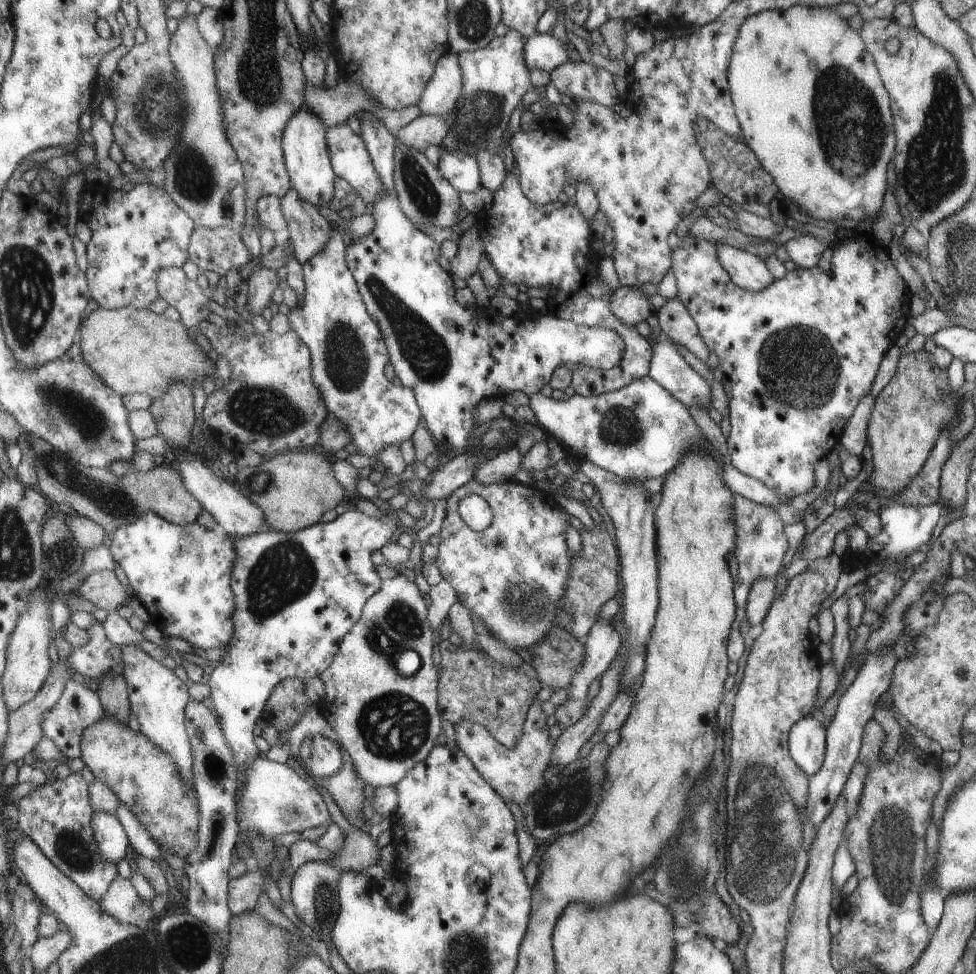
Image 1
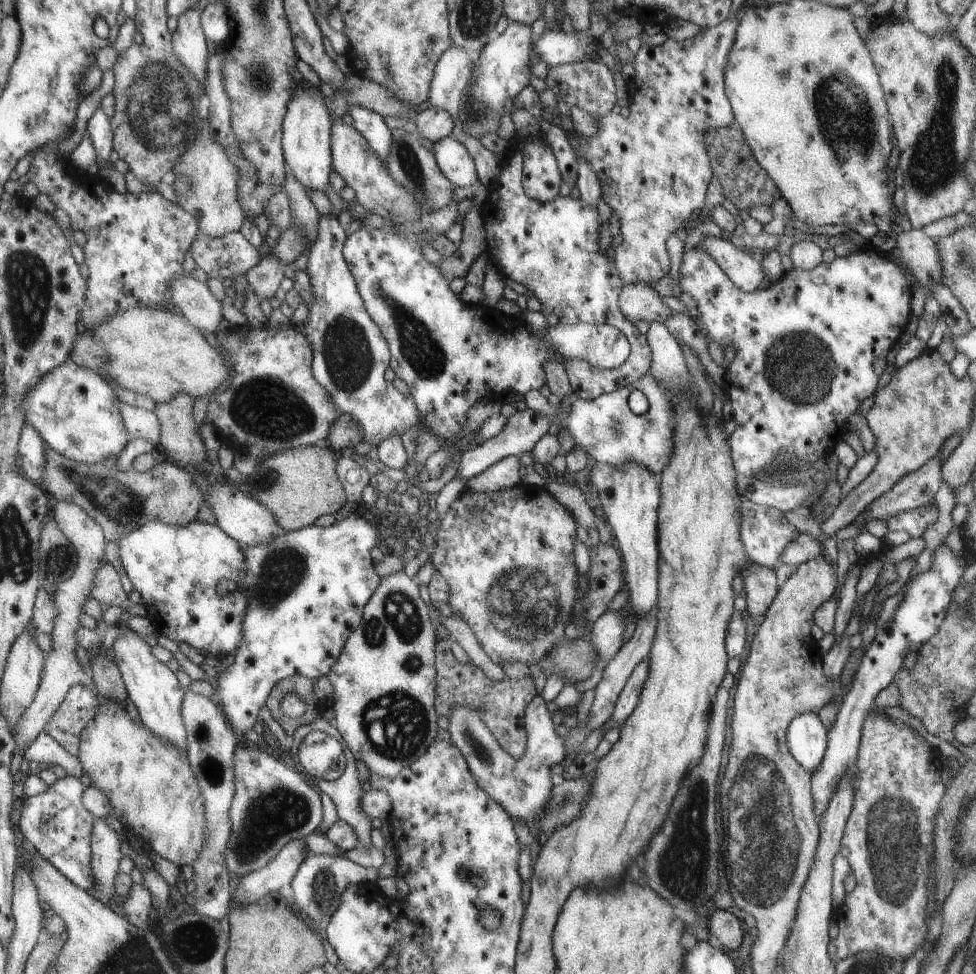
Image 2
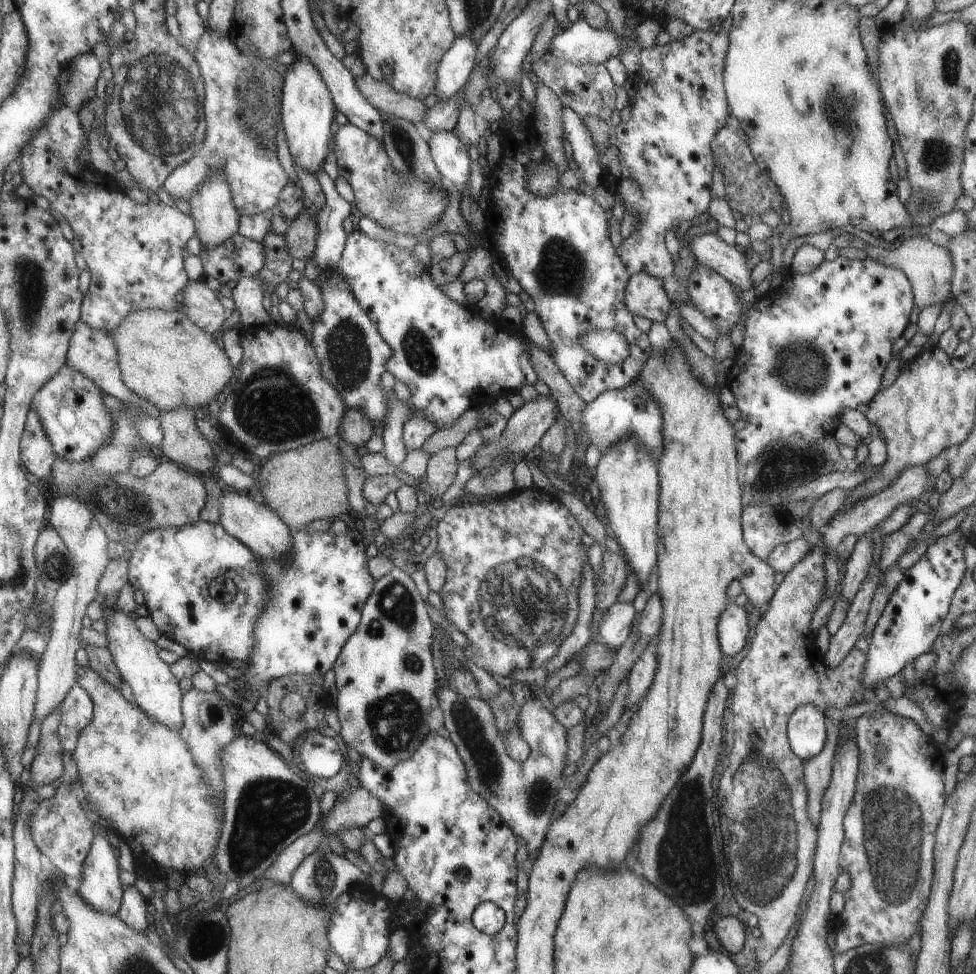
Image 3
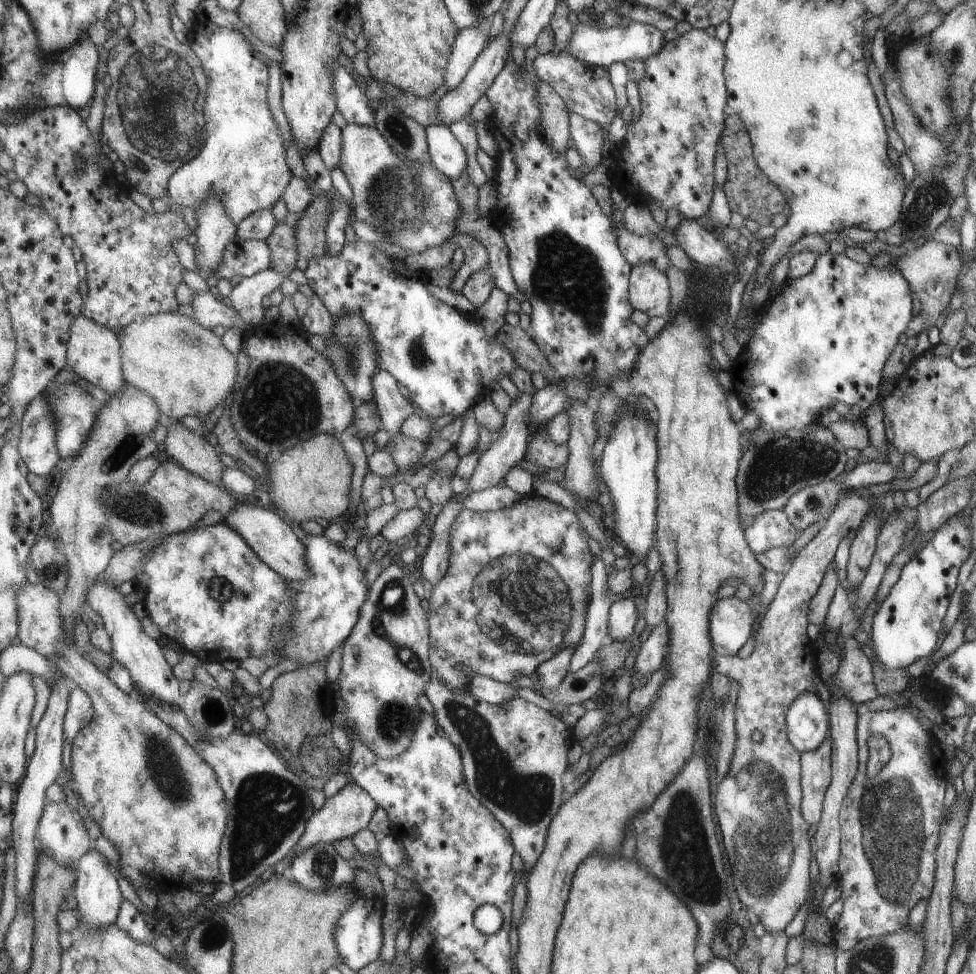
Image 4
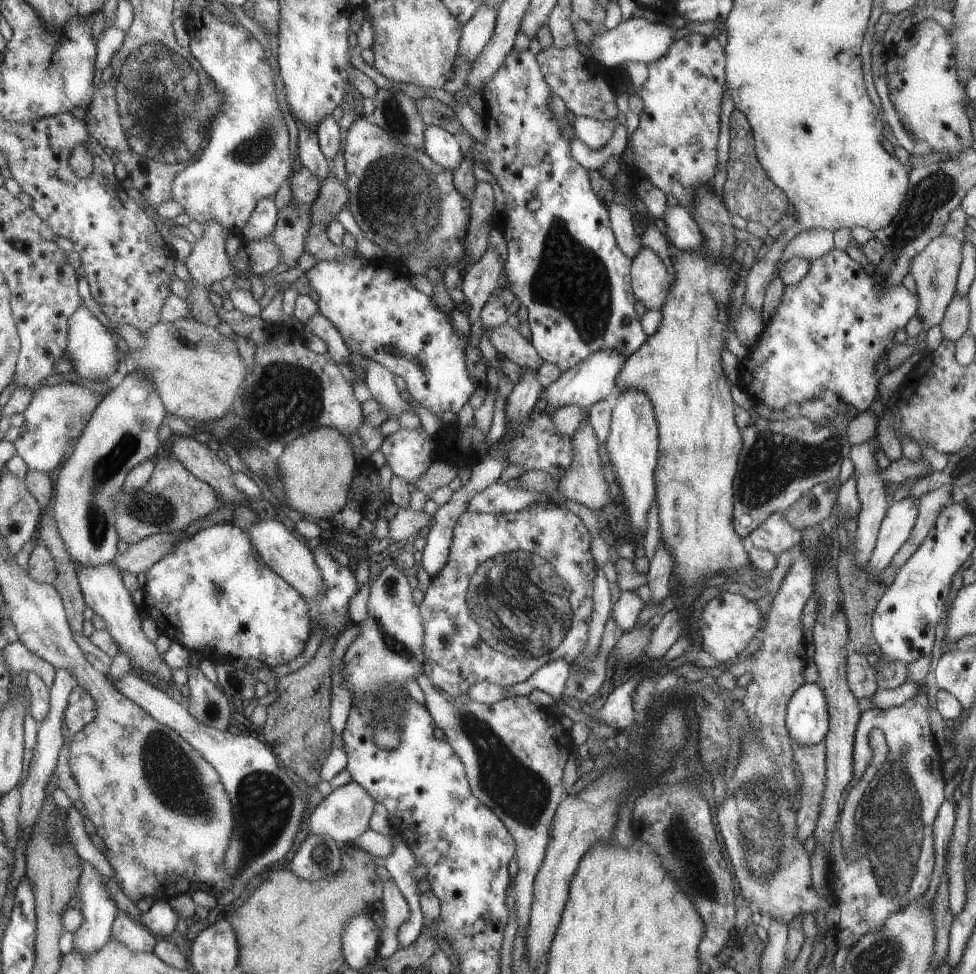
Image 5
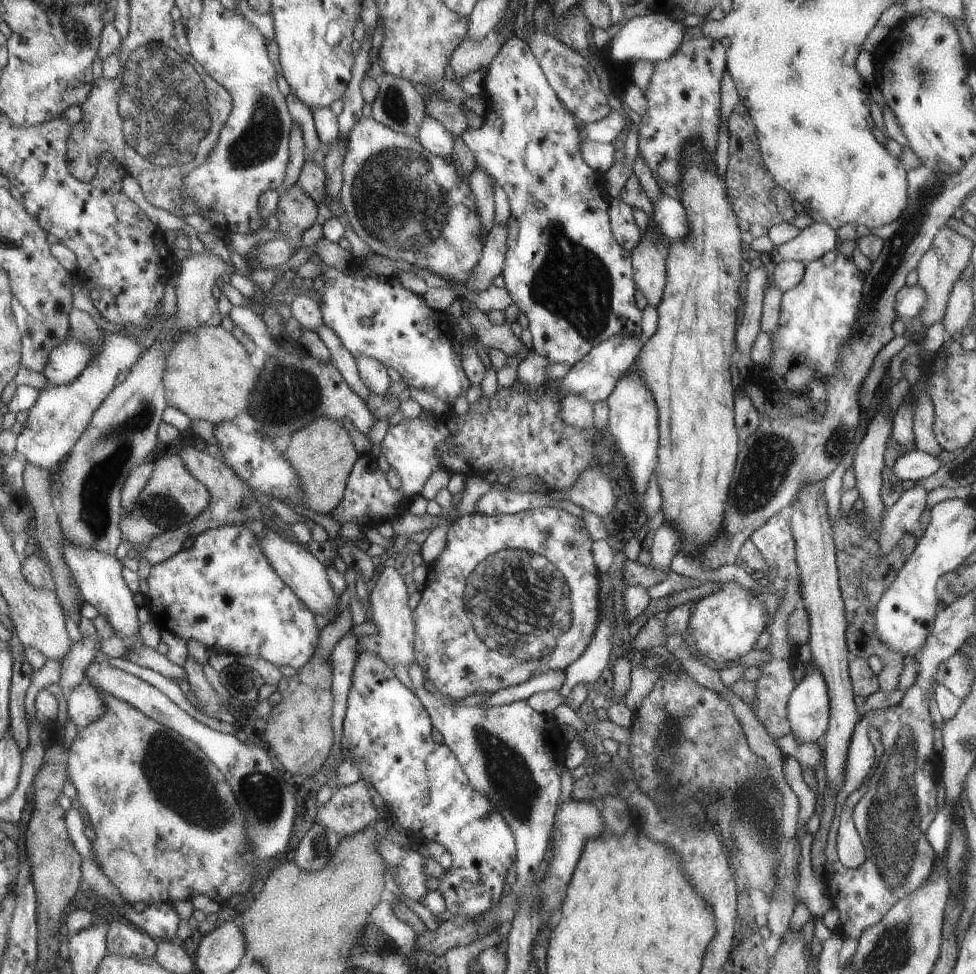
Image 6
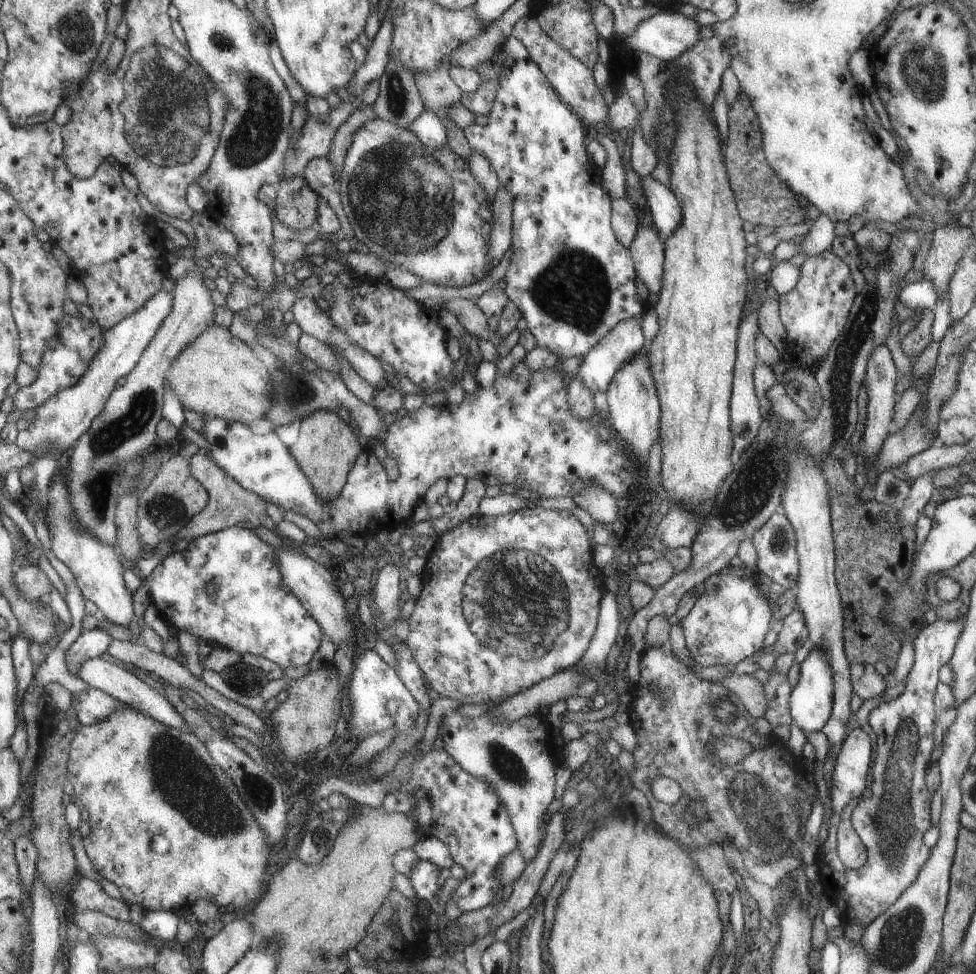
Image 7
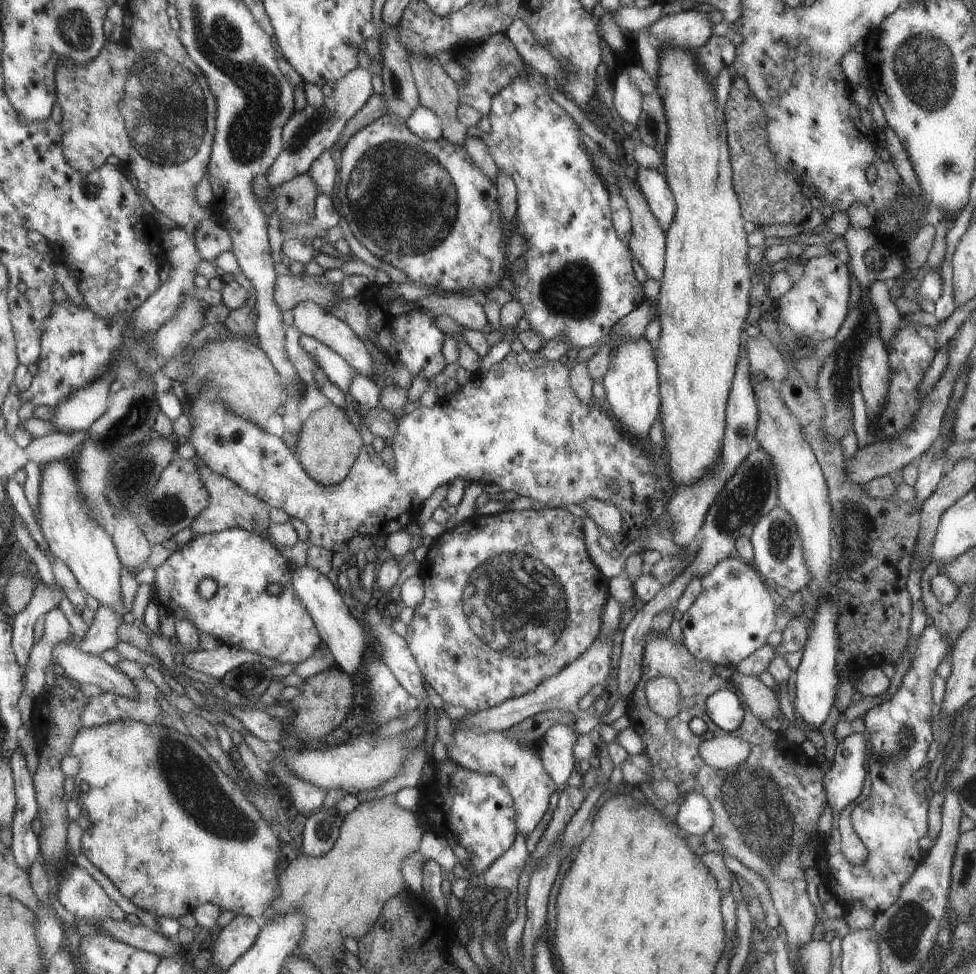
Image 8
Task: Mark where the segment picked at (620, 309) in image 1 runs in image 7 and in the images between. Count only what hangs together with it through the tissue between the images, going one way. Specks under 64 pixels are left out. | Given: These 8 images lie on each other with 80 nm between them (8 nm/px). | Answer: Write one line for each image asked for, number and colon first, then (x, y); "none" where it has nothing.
2: (638, 301)
3: (644, 295)
4: (648, 291)
5: (650, 281)
6: (648, 266)
7: (647, 251)

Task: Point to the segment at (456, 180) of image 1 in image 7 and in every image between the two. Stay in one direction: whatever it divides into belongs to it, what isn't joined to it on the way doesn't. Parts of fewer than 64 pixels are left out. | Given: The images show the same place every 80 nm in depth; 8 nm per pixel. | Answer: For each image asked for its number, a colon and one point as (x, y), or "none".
2: (453, 160)
3: (450, 157)
4: (445, 153)
5: (442, 147)
6: (433, 137)
7: (428, 128)

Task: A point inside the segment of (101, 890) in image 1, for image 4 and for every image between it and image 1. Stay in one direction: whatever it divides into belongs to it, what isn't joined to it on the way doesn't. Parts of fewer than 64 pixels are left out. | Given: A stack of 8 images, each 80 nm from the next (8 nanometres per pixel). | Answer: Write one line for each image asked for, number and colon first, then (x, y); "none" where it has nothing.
2: (57, 824)
3: (60, 827)
4: (62, 834)

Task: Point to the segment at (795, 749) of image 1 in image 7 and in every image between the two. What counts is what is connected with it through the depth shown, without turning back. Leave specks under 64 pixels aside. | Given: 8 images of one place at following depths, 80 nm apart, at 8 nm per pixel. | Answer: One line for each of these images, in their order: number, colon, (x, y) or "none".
2: (807, 738)
3: (806, 726)
4: (807, 723)
5: (807, 712)
6: (808, 706)
7: (809, 705)

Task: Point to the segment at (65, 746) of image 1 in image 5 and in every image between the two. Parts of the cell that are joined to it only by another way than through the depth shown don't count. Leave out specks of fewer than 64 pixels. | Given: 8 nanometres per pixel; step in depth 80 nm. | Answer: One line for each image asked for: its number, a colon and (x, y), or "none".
2: (79, 708)
3: (78, 707)
4: (81, 710)
5: (82, 709)

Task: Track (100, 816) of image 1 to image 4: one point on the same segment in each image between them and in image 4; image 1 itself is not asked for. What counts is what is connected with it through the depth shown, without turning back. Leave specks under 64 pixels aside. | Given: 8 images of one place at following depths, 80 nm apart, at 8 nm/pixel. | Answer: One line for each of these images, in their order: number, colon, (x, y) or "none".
2: (106, 843)
3: (101, 887)
4: (97, 891)

